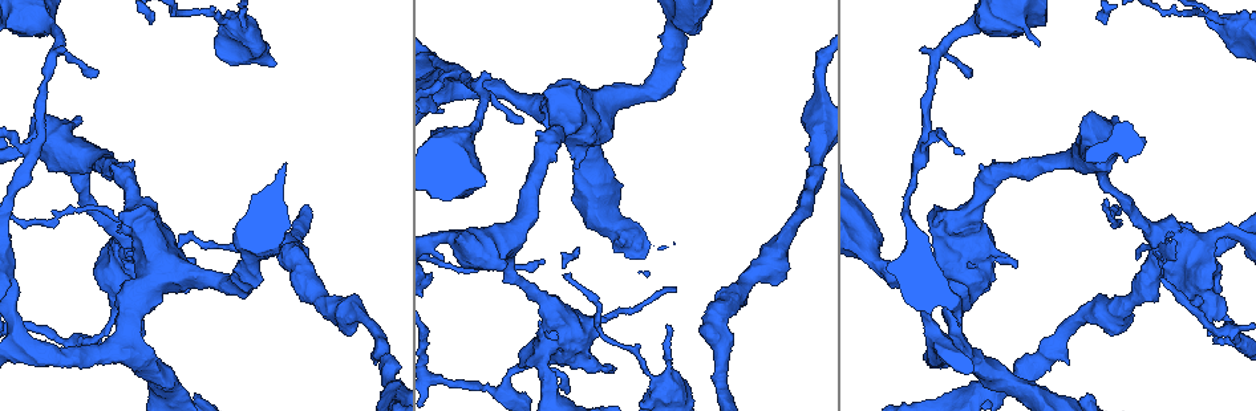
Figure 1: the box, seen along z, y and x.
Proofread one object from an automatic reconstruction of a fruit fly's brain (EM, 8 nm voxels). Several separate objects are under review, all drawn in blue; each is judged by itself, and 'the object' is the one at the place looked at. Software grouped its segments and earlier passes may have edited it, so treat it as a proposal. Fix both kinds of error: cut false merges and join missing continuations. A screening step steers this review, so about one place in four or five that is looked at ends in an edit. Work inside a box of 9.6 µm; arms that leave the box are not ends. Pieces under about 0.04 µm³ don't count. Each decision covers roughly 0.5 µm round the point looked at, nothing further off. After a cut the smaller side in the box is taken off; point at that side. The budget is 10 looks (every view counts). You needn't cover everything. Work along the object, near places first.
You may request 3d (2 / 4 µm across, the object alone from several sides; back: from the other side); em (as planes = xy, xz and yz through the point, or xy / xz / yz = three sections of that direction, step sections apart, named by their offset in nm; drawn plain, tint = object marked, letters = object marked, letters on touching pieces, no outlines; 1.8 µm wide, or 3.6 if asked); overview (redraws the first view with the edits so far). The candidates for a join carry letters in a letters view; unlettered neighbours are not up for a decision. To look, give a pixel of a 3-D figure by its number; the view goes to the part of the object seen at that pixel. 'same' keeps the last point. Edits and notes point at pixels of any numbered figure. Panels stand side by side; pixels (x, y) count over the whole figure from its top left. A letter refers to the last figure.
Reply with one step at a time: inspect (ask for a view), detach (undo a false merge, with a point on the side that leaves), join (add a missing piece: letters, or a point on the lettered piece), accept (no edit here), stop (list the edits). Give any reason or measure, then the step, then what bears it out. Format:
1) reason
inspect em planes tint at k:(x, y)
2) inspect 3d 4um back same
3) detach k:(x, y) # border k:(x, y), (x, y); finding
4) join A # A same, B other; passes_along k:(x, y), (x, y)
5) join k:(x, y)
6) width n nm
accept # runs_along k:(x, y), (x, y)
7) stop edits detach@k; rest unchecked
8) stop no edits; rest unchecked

inspect 3d 4um back at 1:(818, 150)

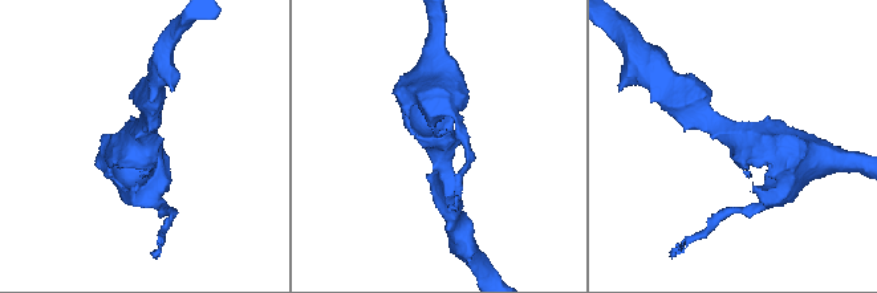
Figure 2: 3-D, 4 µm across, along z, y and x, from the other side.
inspect em yz step 4 tint at 2:(443, 146)

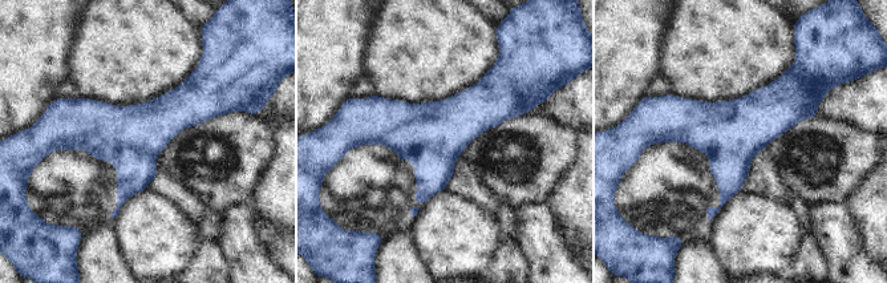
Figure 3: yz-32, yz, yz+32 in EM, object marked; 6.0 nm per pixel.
inspect em planes letters same

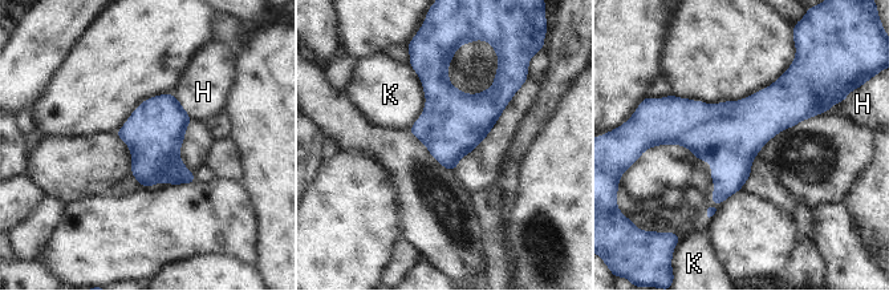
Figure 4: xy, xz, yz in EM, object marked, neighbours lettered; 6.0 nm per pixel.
width 360 nm
accept # H other, K other; continuous, no second neuron

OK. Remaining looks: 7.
branch stops here
inspect 3d 2um at 1:(959, 325)

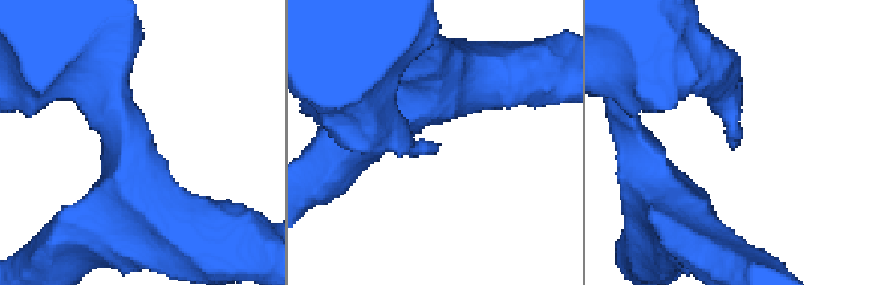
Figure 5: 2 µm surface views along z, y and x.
shape alone is not enough
inspect em 3.6um planes plain at 5:(730, 147)

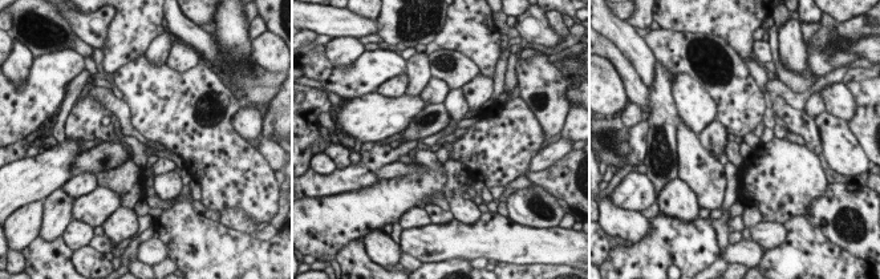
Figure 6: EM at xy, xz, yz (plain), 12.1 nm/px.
what lies round it
inspect em 3.6um planes letters same

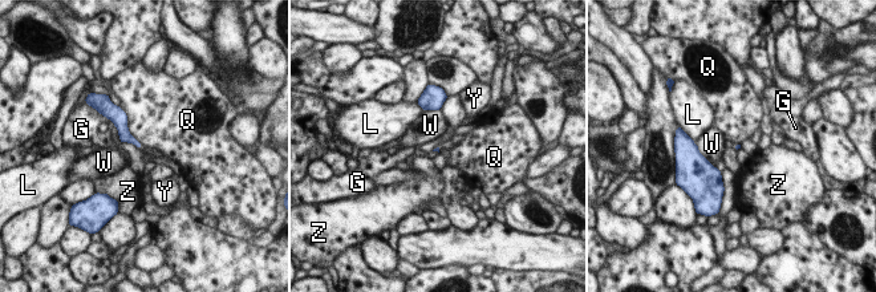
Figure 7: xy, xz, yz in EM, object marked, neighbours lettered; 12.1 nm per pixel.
longest_contact Q 550 nm
accept # G other, L other, Q other, W other, Y other, Z other; border 7:(120, 106), (128, 132), (142, 146); no lettered piece goes on from it

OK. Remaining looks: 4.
thick end
inspect em xz step 16 tint at 1:(559, 80)

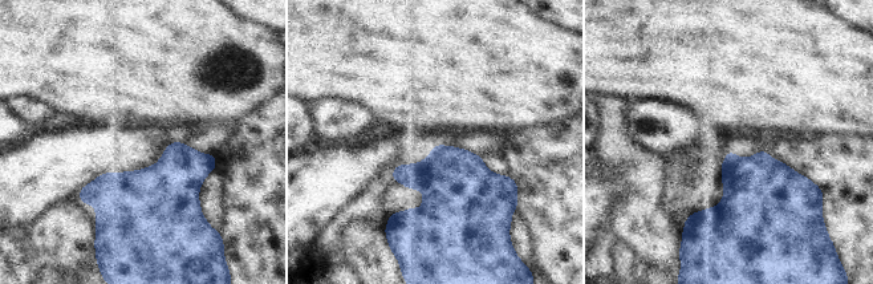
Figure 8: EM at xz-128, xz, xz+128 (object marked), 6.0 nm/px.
inspect em xy step 4 letters same

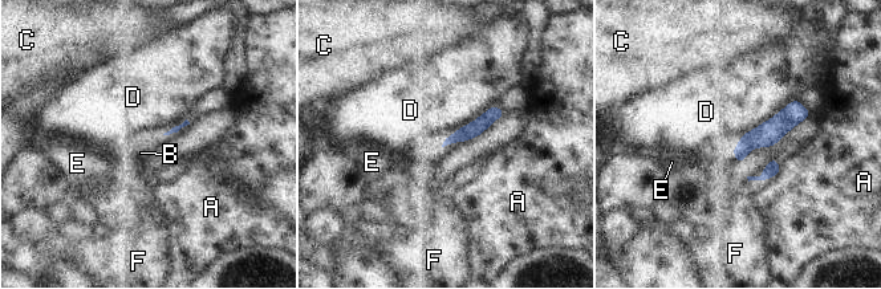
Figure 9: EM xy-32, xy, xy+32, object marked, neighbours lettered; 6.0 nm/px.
accept # A other, B other, C other, D other, E other, F other; runs_along 9:(806, 113), (794, 113), (737, 153); no lettered piece goes on from it

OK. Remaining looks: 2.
stop no edits; rest unchecked

